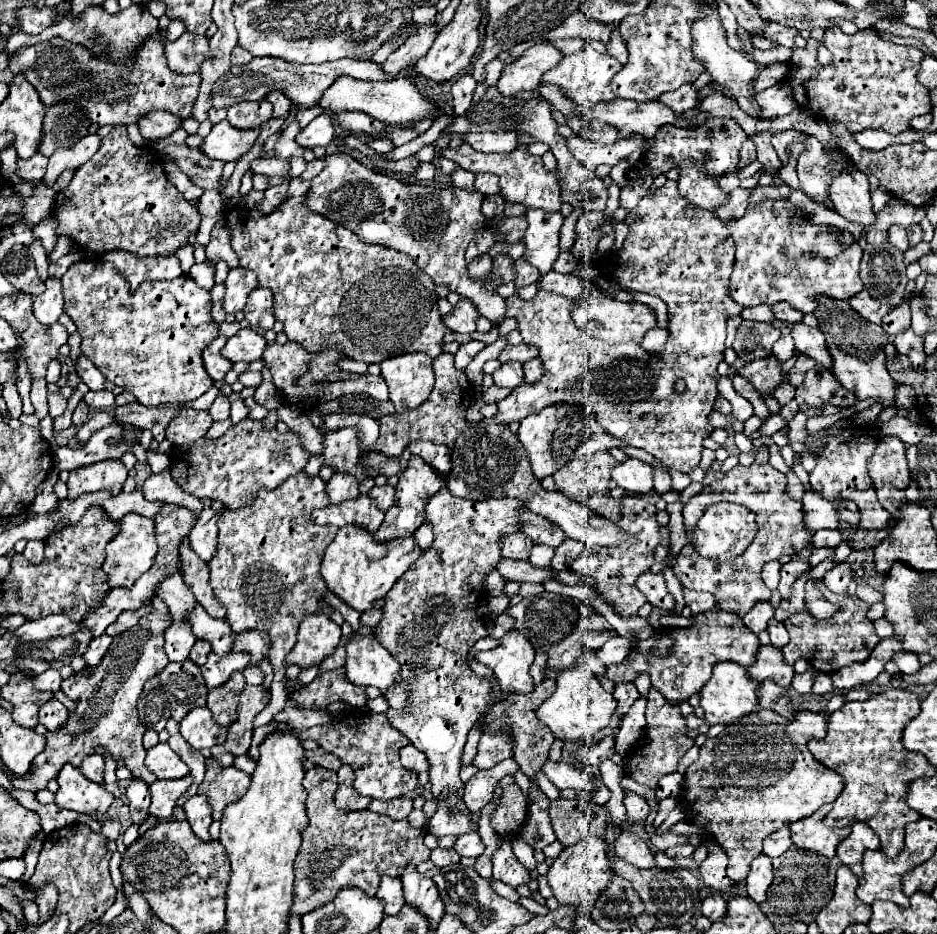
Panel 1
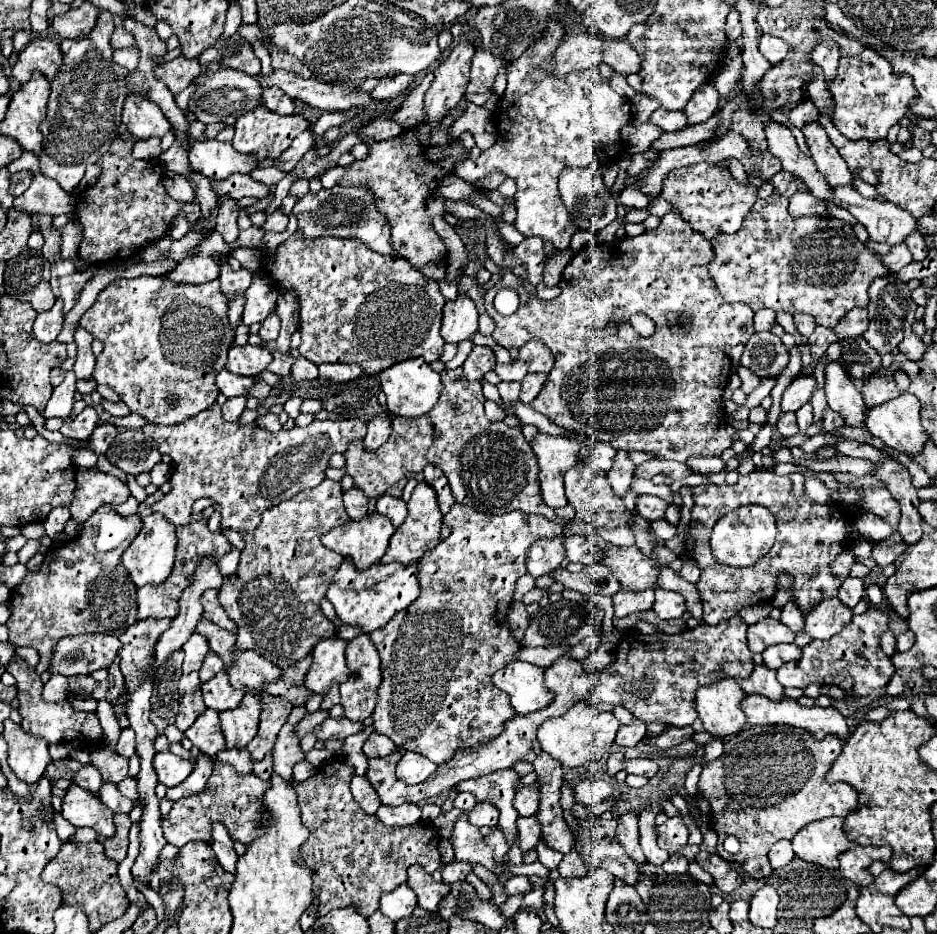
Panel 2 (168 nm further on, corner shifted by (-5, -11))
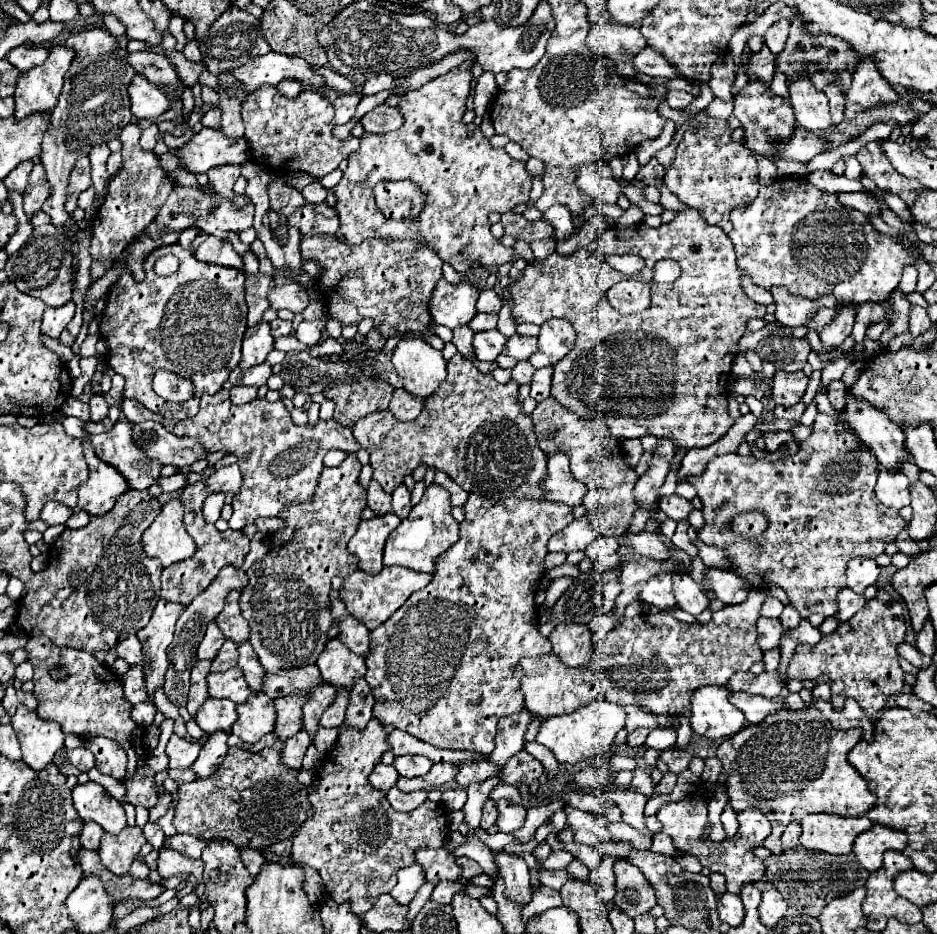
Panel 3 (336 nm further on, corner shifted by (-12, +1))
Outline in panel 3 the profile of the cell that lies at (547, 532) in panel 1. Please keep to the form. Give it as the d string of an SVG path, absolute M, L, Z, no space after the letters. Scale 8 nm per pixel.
M636 533L636 535L628 535L628 539L632 541L632 547L636 549L638 555L646 555L658 561L664 561L668 557L672 557L672 547L666 545L656 533Z

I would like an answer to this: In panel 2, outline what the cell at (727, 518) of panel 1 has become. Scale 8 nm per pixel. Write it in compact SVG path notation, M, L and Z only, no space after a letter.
M747 505L747 507L739 507L729 511L727 515L723 515L715 527L713 527L713 535L711 535L711 551L713 557L729 567L751 567L755 565L765 553L769 553L769 549L775 543L775 519L773 515L759 505Z

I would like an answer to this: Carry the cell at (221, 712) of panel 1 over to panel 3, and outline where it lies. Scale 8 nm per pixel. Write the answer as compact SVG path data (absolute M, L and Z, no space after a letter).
M252 693L246 703L238 705L238 719L232 733L246 743L258 743L276 727L274 701L264 693Z

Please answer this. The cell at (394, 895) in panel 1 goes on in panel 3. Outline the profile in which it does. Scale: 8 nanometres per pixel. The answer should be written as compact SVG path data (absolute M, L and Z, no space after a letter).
M412 863L410 867L404 867L398 871L398 883L390 891L390 895L400 905L408 905L424 881L426 881L426 877L424 877L424 869L420 867L420 863Z

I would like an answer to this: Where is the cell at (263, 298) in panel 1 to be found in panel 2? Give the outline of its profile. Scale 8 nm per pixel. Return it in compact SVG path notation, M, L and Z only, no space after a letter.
M273 311L267 315L265 321L261 321L261 329L259 329L259 337L263 339L263 343L269 343L273 339L277 339L279 335L279 327L281 327L281 319L279 315Z

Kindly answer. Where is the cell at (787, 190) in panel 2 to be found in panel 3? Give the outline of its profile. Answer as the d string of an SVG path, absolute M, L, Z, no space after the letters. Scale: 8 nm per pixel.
M838 147L838 149L832 149L832 151L828 151L828 153L820 153L820 155L814 157L810 163L806 163L806 167L808 167L810 171L818 171L818 169L830 171L832 165L834 165L838 159L840 159L840 147Z

